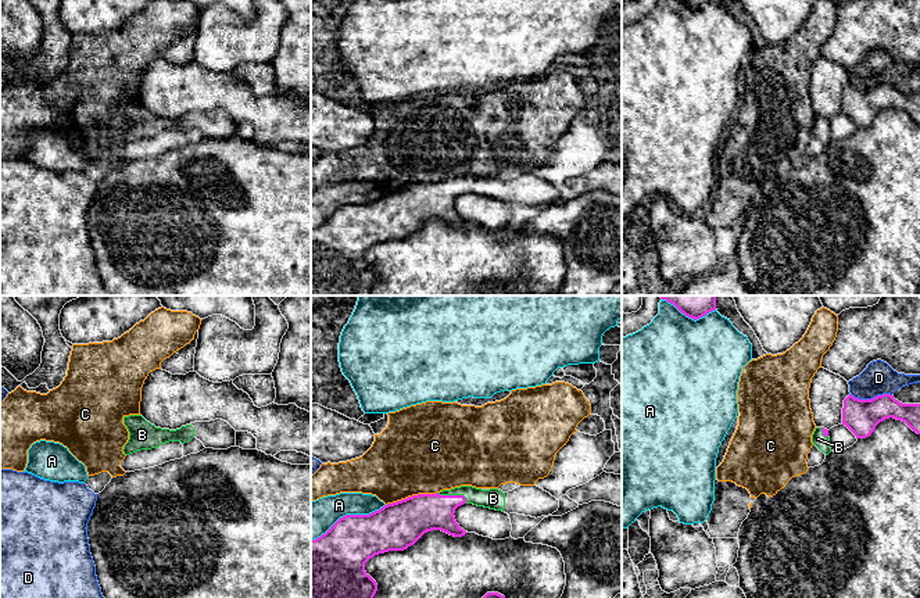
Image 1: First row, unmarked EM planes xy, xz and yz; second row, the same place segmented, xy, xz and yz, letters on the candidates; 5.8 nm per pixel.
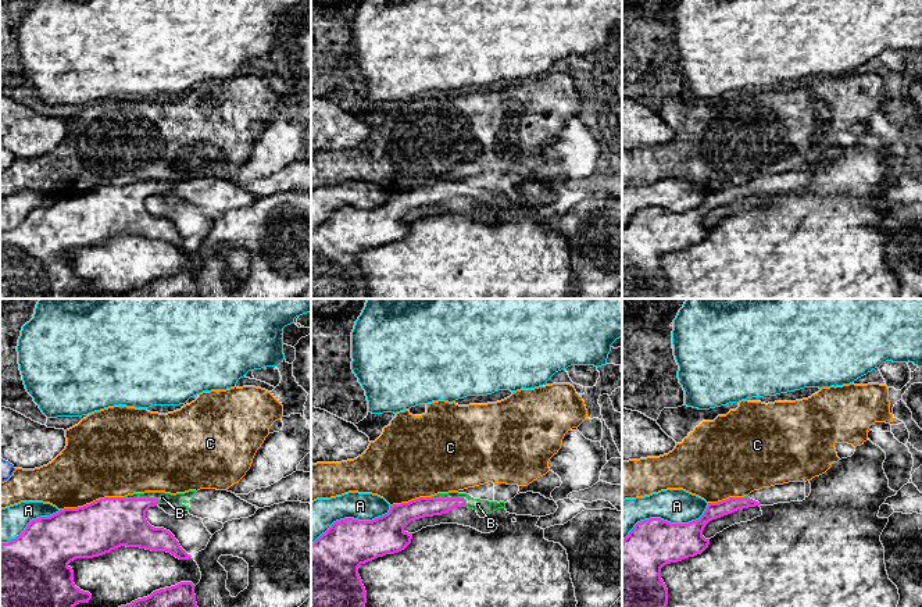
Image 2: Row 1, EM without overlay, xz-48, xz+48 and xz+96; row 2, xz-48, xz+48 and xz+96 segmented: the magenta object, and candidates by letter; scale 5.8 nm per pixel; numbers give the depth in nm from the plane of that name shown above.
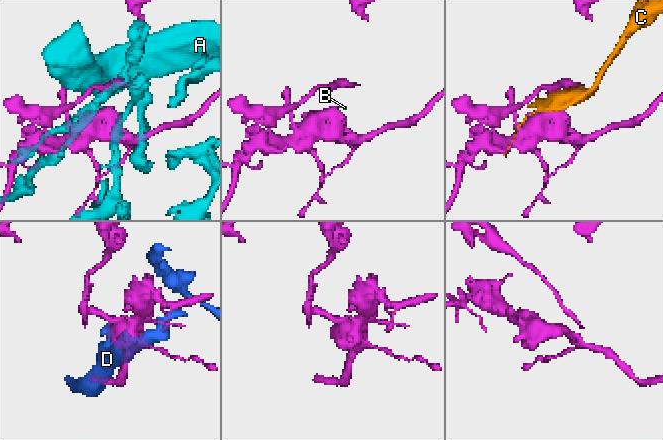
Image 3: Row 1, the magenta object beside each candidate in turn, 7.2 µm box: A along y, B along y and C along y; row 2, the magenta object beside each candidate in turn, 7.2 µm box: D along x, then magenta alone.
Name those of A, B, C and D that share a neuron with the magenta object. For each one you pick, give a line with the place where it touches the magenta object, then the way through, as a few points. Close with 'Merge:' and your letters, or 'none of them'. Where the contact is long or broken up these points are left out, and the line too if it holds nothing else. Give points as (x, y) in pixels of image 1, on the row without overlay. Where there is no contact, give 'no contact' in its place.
B: contact xz (454, 185); way xz (416, 204), (435, 201), (454, 185), (493, 188)
Merge: B

